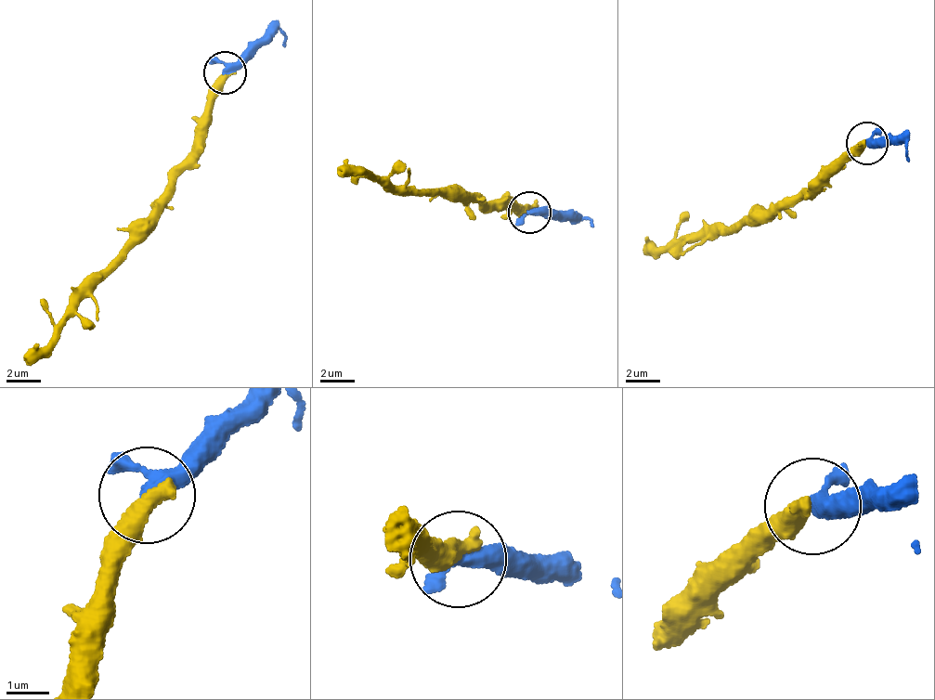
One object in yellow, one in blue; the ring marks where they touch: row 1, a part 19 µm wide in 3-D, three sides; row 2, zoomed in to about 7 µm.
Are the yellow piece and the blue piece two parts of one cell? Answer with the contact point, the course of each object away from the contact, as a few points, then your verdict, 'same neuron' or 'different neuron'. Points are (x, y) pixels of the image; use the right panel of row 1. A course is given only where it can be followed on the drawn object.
place (867, 143); course yellow (863, 144), (837, 174), (764, 209), (761, 208), (724, 228), (715, 222), (659, 249), (642, 248); course blue (868, 144), (870, 149), (905, 144), (907, 162); same neuron

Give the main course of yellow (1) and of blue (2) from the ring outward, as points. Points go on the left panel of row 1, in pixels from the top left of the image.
1: (224, 75), (204, 124), (147, 217), (135, 222), (104, 272), (80, 280), (45, 346), (27, 361)
2: (223, 73), (236, 71), (276, 34), (284, 48)

